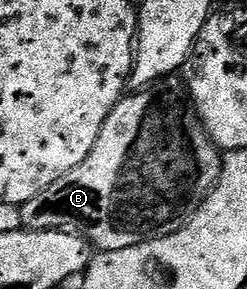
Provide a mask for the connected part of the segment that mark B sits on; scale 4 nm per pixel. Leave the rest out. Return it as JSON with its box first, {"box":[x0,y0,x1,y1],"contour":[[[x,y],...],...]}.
{"box":[19,75,221,252],"contour":[[[179,75],[163,76],[162,79],[154,81],[147,88],[133,91],[131,94],[121,96],[120,101],[114,106],[114,110],[110,110],[110,114],[98,134],[98,142],[94,142],[94,150],[90,150],[90,154],[86,154],[86,158],[82,158],[82,162],[78,162],[78,166],[74,166],[74,170],[70,170],[70,174],[62,174],[62,178],[58,178],[58,182],[50,182],[50,186],[46,186],[46,190],[42,190],[42,194],[34,194],[34,198],[30,198],[30,202],[19,205],[20,220],[24,223],[21,225],[25,229],[73,232],[84,237],[93,249],[109,252],[110,250],[126,250],[126,246],[138,246],[147,240],[174,234],[178,230],[182,230],[182,226],[195,214],[198,206],[208,197],[213,186],[220,180],[221,149],[217,148],[216,143],[209,138],[208,131],[205,130],[204,124],[197,116],[196,109],[192,107],[187,87]]]}

